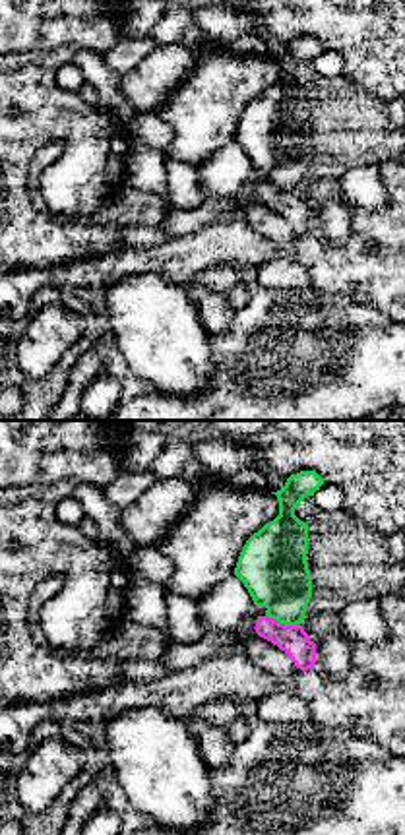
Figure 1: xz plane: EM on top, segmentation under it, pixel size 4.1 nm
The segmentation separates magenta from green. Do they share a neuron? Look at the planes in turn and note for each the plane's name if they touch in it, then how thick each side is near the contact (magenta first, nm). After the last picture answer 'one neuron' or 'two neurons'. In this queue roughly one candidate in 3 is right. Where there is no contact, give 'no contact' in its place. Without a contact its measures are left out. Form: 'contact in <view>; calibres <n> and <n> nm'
contact in xz; calibres 120 and 280 nm

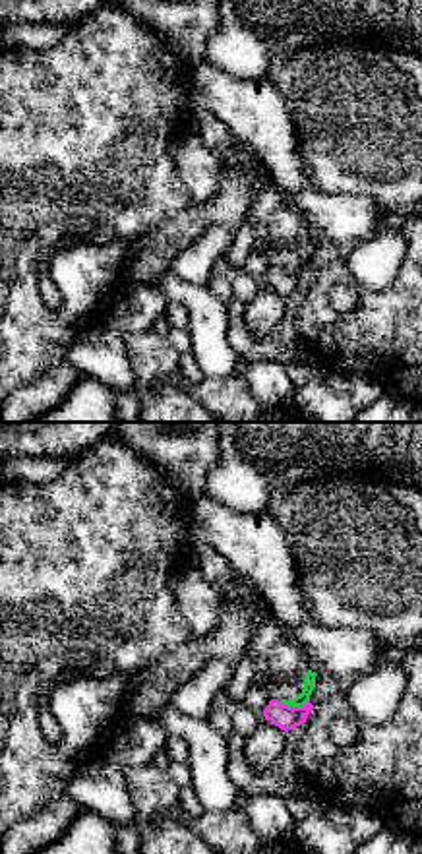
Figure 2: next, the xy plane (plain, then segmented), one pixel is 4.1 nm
contact in xy; calibres 100 and 50 nm

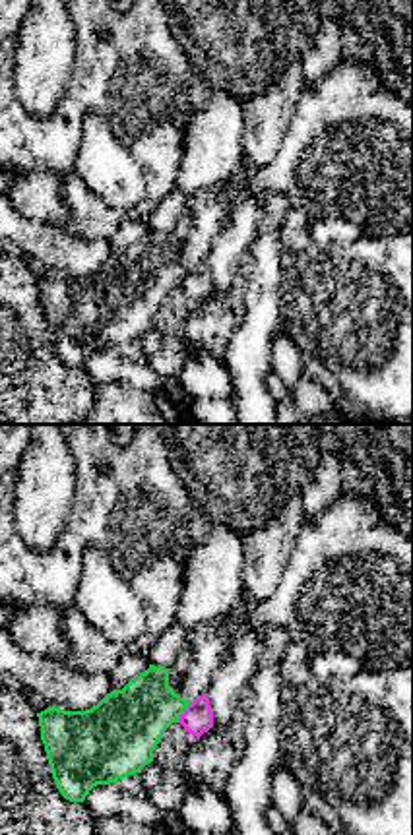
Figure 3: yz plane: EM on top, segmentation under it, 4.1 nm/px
contact in yz; calibres 120 and 300 nm

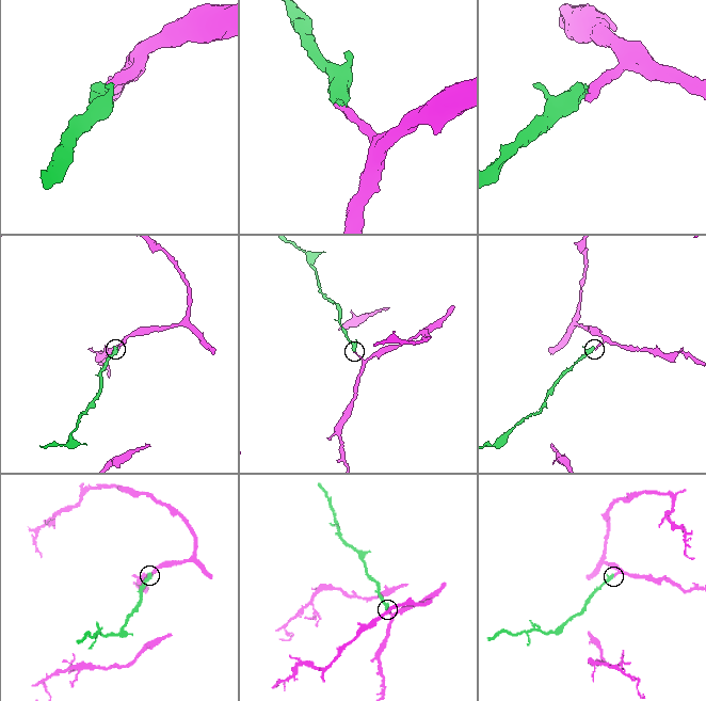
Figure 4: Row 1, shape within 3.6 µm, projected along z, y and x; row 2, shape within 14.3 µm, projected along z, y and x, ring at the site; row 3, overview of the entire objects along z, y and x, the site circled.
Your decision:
two neurons

